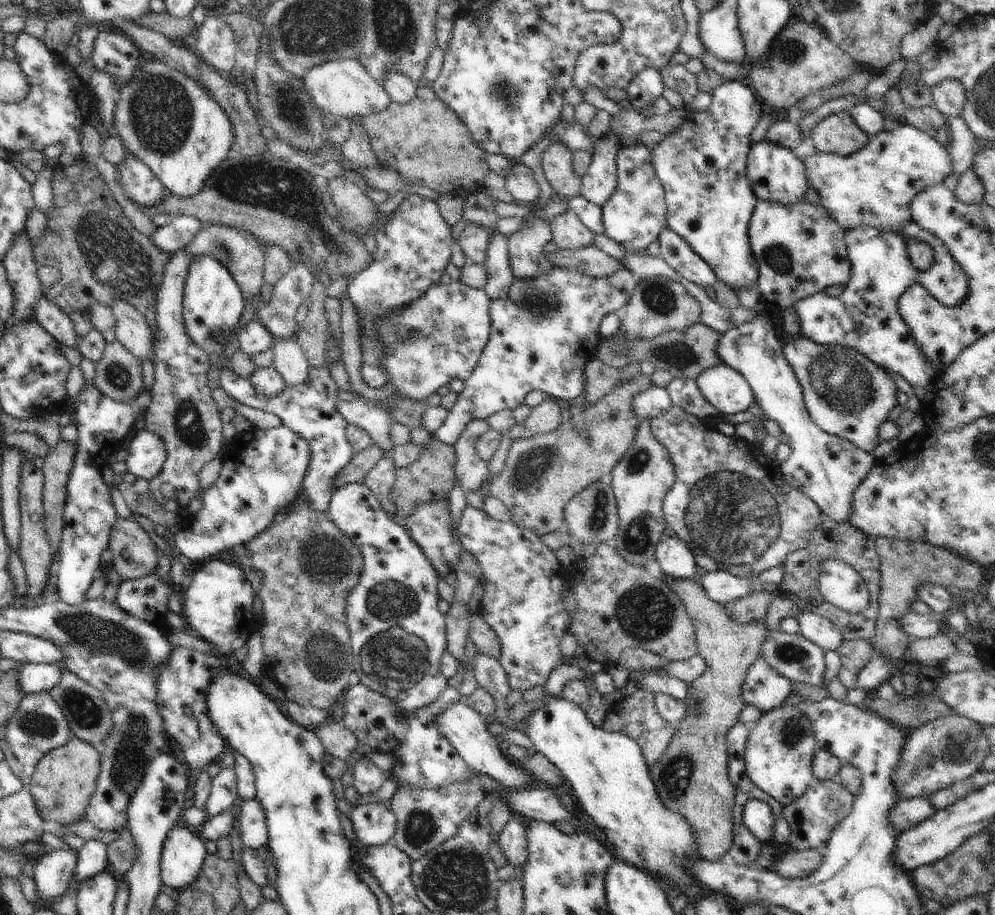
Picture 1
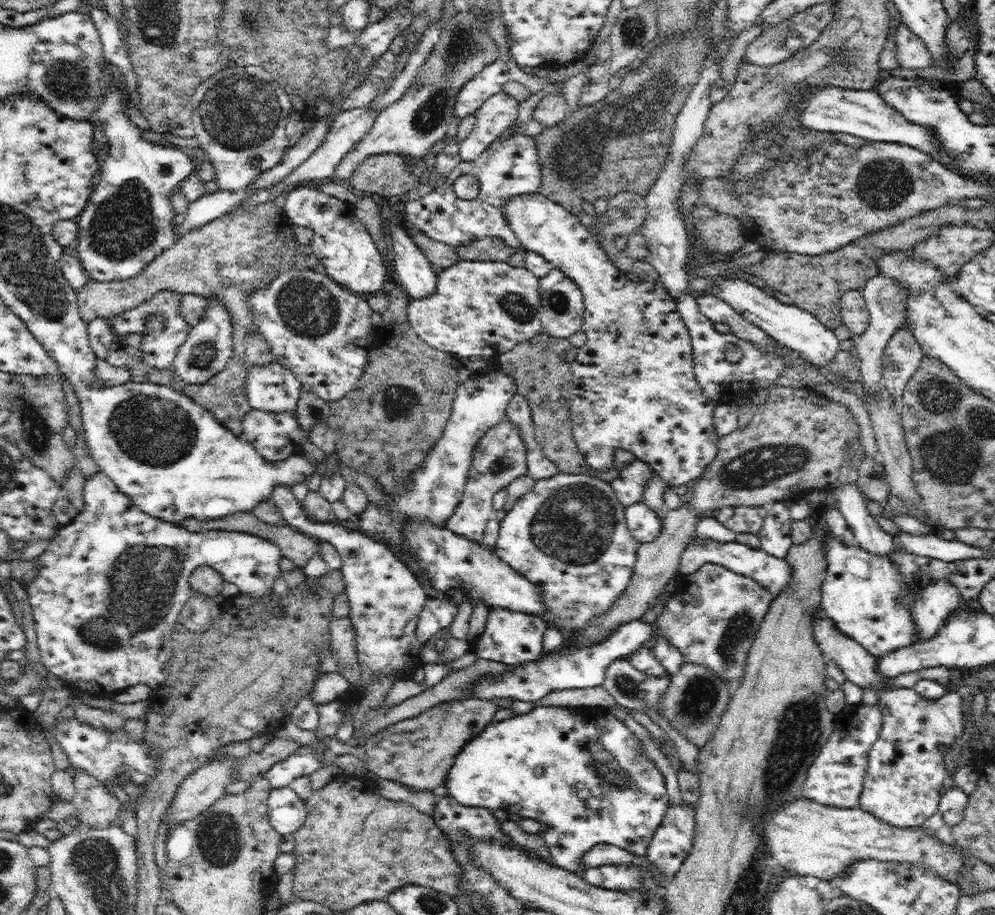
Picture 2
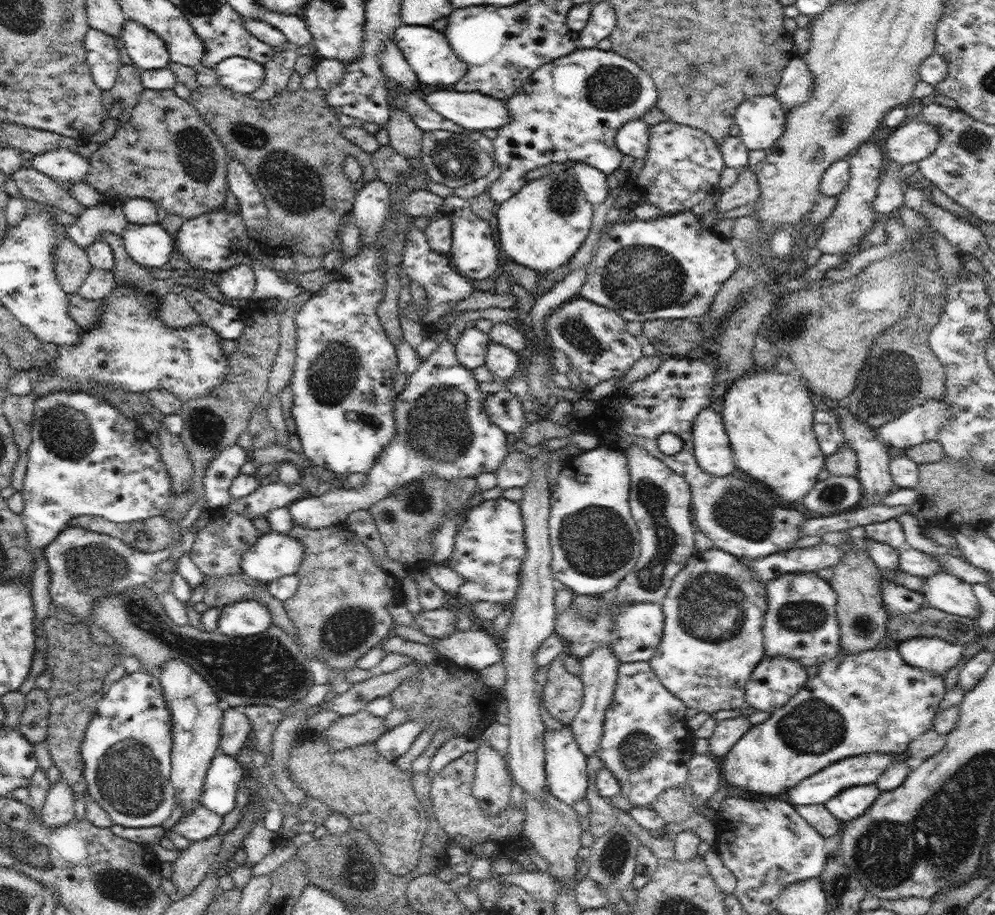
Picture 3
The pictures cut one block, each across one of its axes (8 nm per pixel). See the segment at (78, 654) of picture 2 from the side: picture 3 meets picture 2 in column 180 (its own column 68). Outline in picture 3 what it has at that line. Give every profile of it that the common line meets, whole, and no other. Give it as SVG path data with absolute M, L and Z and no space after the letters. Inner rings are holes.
M68 526L44 550L51 572L49 596L59 609L66 609L78 617L79 623L85 618L92 620L91 608L100 597L149 584L156 566L170 559L171 552L171 546L151 553L140 551L130 547L129 540Z

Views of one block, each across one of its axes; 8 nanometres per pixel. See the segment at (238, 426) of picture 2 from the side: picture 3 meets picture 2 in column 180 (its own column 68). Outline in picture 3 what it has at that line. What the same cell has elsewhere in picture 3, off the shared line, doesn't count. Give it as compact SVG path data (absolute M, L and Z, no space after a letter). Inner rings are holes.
M68 237L56 246L54 269L62 290L70 295L80 289L80 285L88 277L91 265L85 249L76 246Z

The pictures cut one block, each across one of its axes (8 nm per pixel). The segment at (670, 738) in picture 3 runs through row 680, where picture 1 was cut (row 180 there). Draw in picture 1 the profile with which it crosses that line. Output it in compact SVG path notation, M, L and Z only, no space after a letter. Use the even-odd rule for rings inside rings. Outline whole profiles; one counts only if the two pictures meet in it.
M640 141L635 145L623 146L617 152L617 185L612 196L601 206L604 234L615 240L629 255L644 252L667 226L667 204L660 179L655 175L651 148Z

